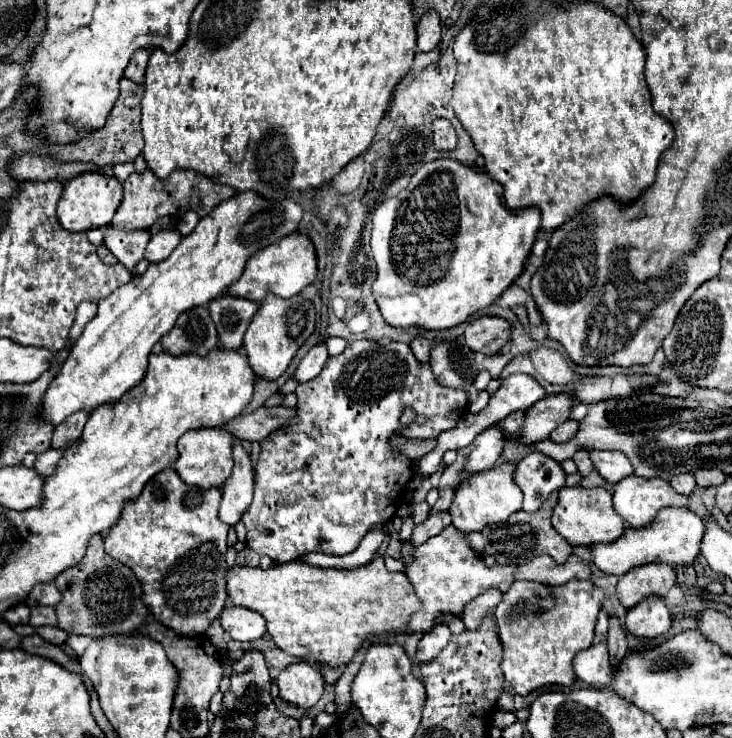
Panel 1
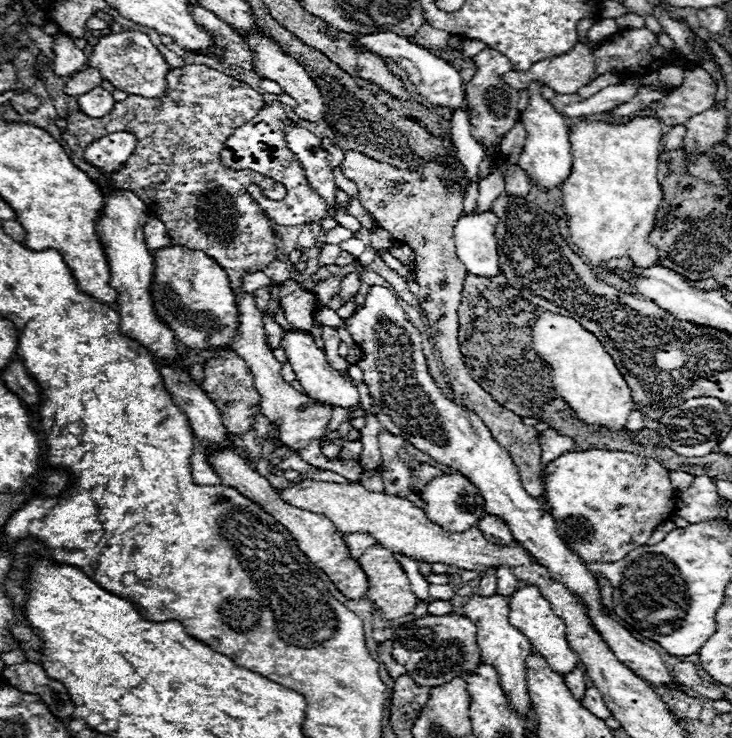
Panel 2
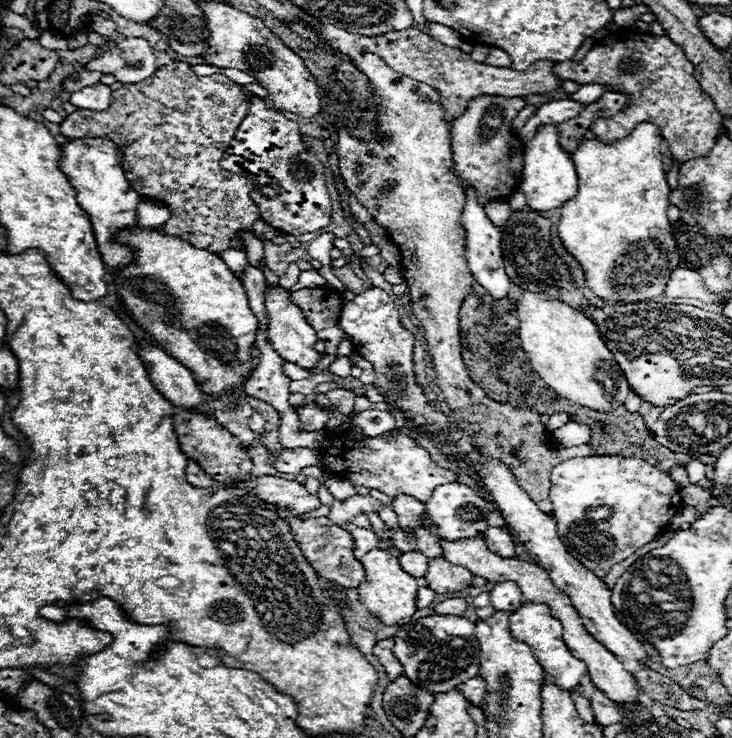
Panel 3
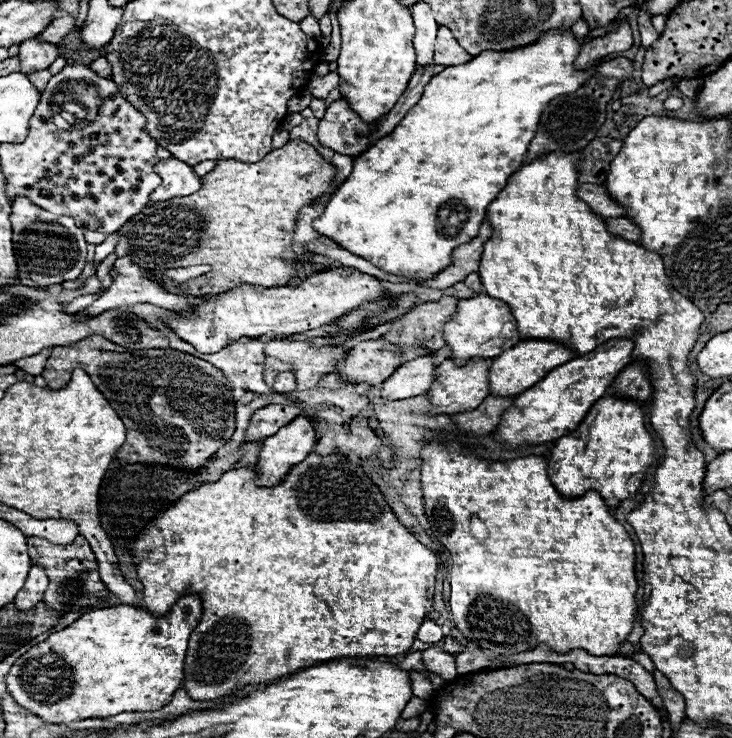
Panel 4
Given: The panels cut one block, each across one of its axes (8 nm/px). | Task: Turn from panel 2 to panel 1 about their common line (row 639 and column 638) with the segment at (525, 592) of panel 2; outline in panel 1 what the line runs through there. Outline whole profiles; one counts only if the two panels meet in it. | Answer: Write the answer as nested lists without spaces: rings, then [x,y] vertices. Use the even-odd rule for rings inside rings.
[[[668,508],[660,510],[652,524],[642,528],[626,528],[620,538],[608,544],[594,544],[590,546],[592,562],[606,574],[622,576],[630,568],[650,564],[650,562],[664,562],[672,566],[692,564],[700,554],[700,540],[704,534],[702,518],[692,514],[688,508]]]

